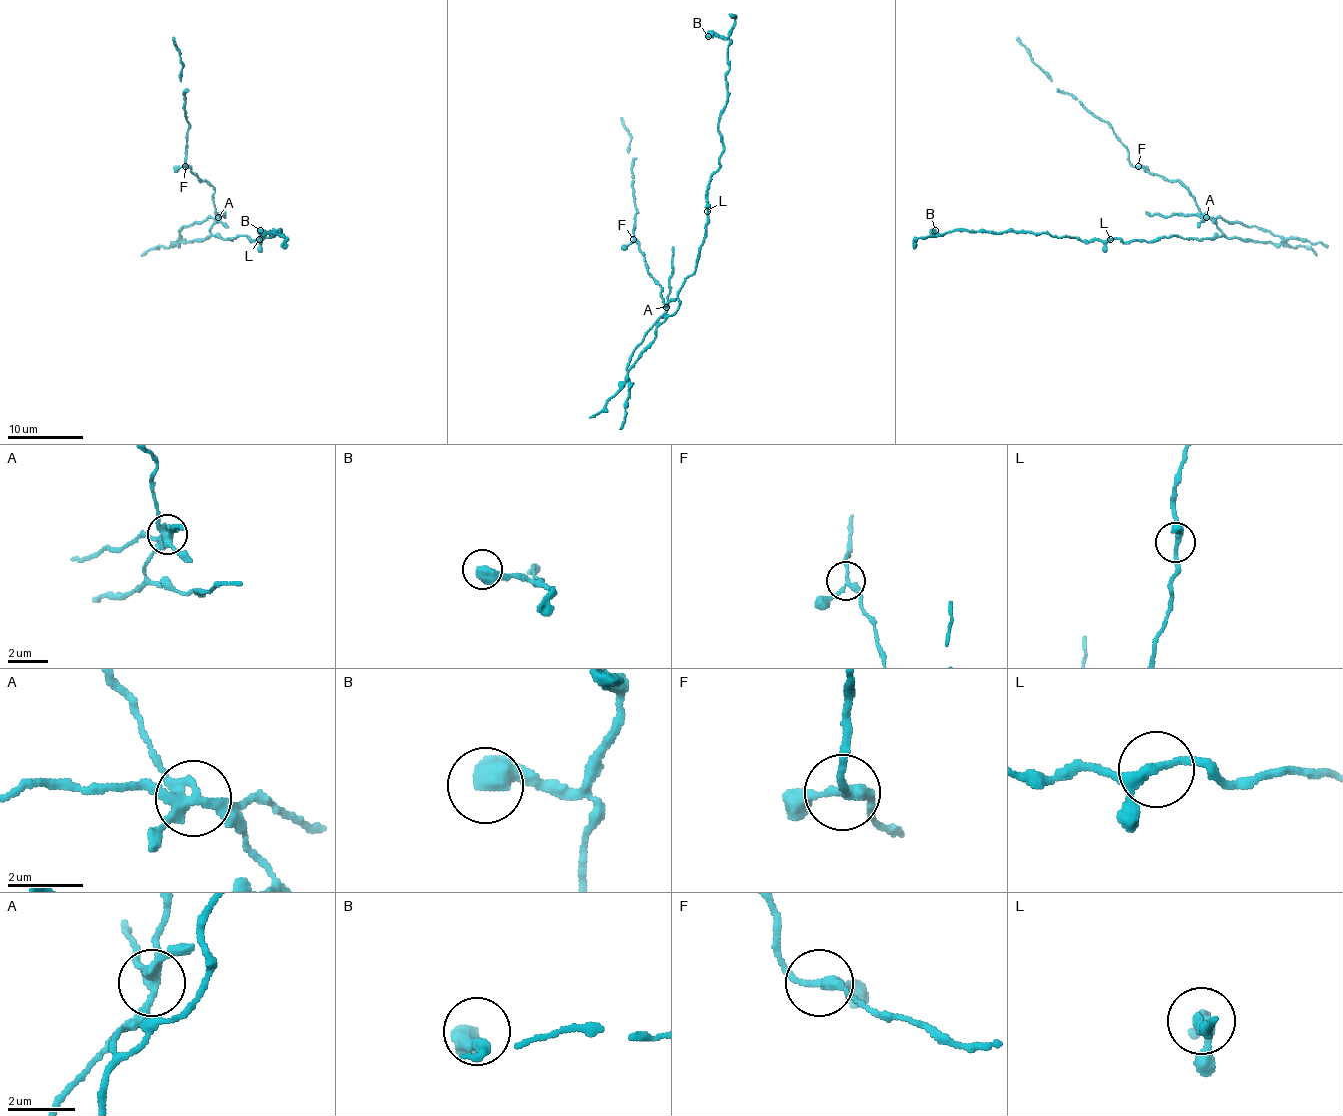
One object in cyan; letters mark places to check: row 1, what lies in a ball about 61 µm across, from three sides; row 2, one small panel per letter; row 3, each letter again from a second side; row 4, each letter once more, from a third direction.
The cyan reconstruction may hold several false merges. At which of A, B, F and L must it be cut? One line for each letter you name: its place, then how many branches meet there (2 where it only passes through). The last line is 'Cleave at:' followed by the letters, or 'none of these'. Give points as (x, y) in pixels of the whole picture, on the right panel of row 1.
A: at (1206, 217); 4 branches meet
Cleave at: A

